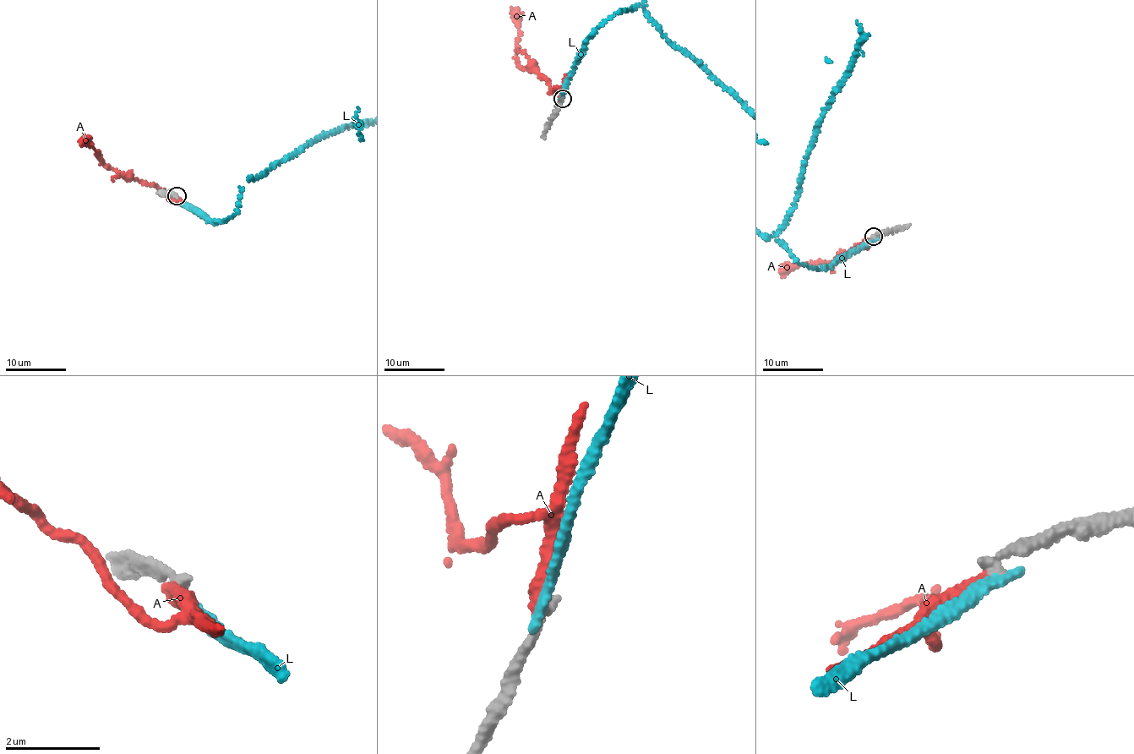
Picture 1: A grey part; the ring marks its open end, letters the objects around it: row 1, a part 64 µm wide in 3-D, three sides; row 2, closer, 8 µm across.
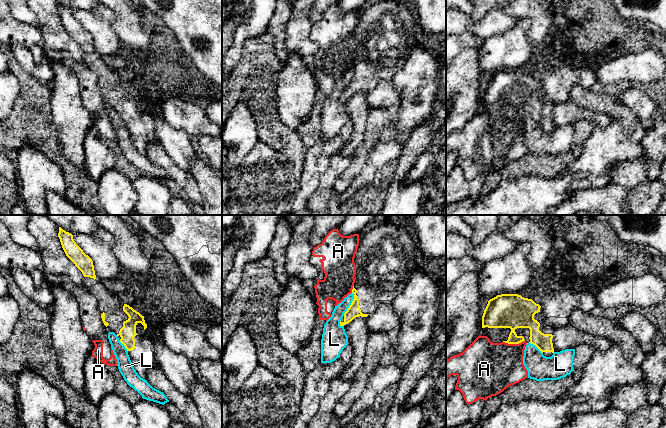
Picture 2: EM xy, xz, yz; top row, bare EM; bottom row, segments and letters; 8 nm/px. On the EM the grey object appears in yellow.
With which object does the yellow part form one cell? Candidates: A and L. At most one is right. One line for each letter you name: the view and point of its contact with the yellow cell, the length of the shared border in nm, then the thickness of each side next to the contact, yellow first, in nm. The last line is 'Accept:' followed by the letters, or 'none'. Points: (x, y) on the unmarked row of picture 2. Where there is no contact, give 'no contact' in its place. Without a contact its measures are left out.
Accept: none

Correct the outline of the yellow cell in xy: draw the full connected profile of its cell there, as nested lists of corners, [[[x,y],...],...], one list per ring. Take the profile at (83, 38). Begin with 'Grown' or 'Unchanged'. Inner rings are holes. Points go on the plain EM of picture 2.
Unchanged. [[[59,3],[58,13],[66,32],[82,48],[84,53],[96,55],[92,35],[76,20],[73,11]]]

